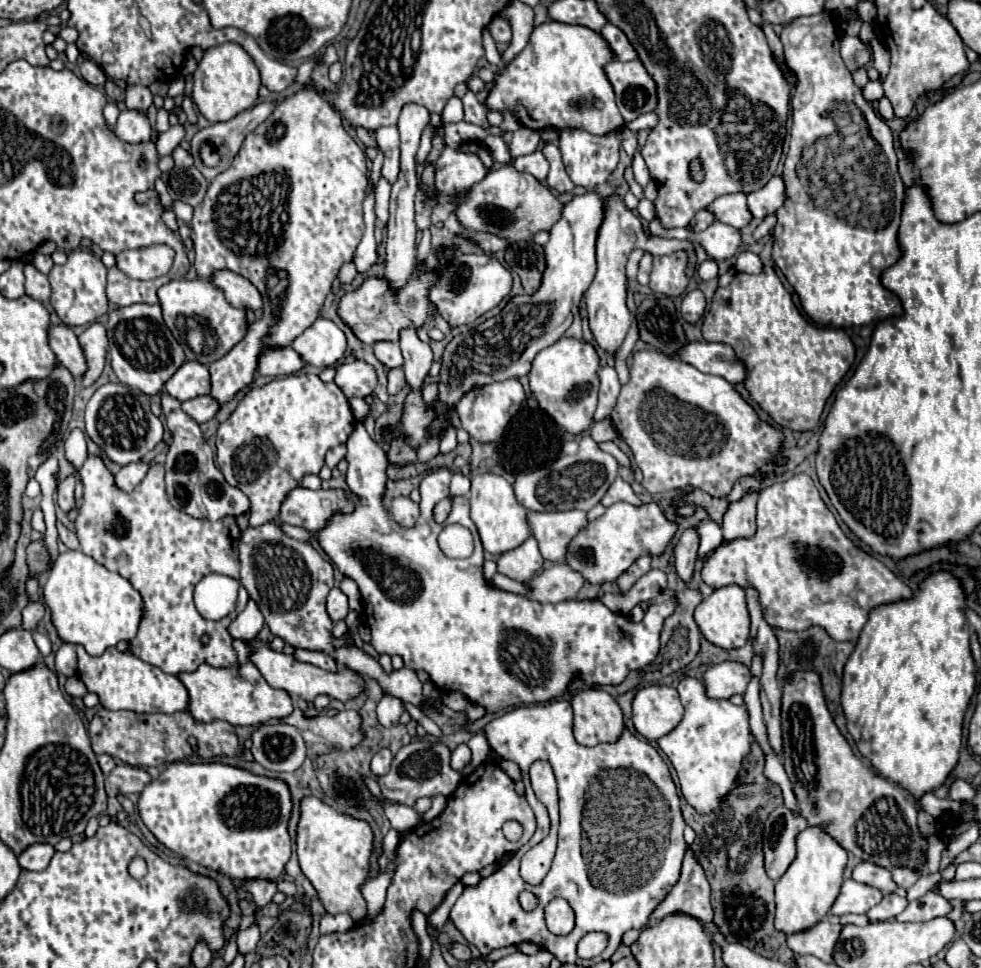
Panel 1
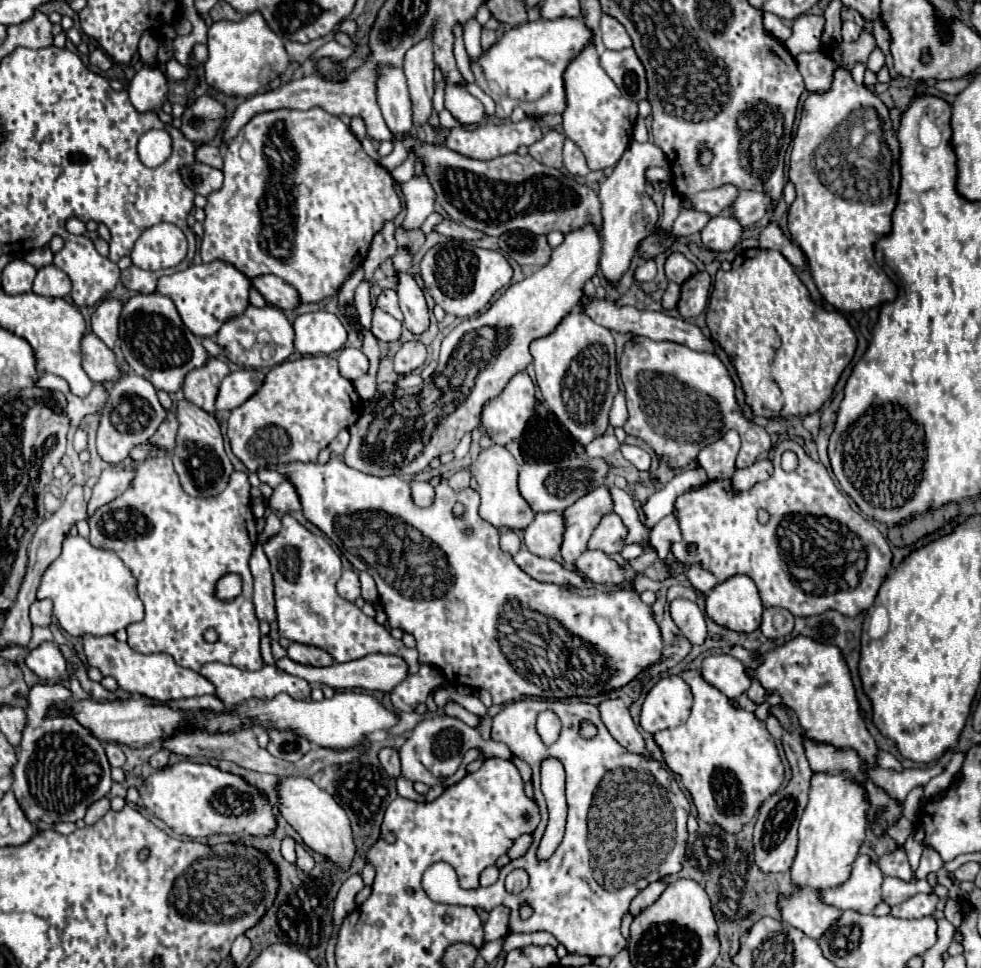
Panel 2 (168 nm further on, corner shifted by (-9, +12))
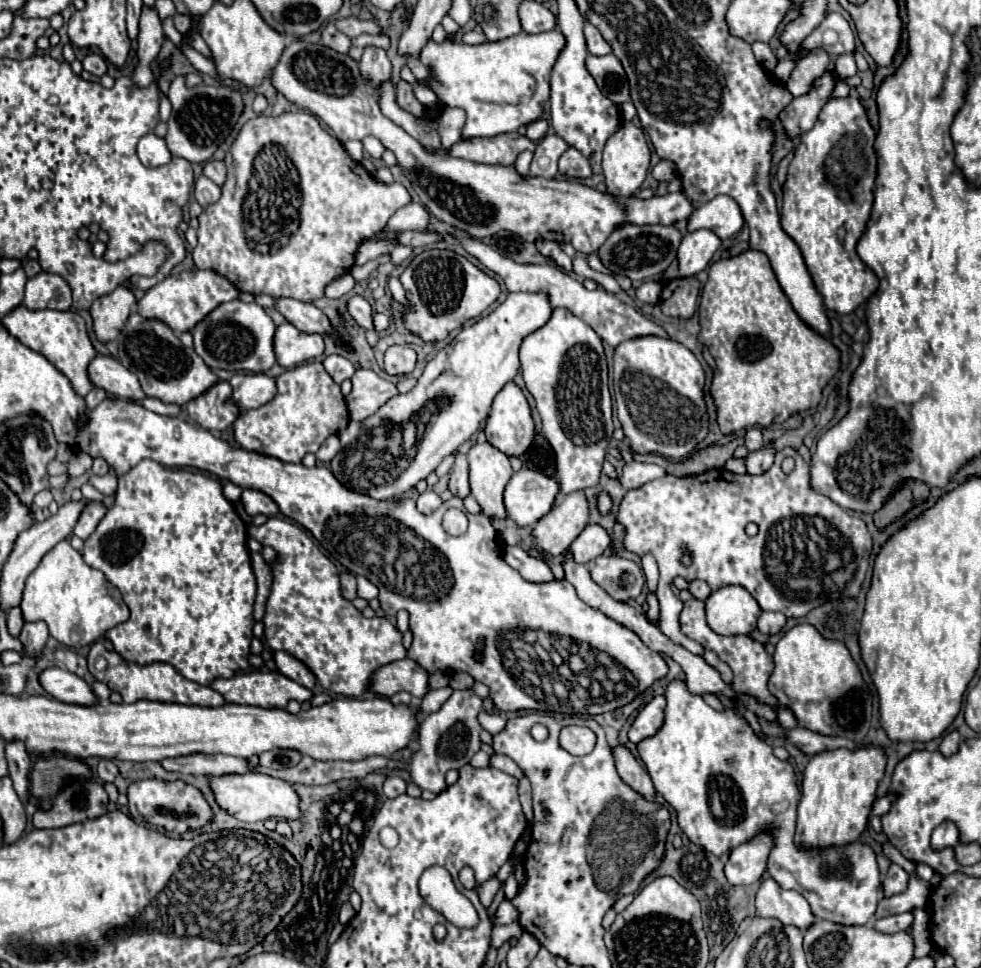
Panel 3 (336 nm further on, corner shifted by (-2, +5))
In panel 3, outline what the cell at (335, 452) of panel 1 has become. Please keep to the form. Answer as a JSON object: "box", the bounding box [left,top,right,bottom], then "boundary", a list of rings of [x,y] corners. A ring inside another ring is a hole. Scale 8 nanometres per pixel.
{"box":[316,435,340,465],"boundary":[[[336,435],[328,437],[328,439],[320,445],[320,449],[316,451],[316,459],[318,459],[318,463],[328,465],[328,463],[334,459],[334,455],[338,453],[338,449],[340,449],[340,441],[338,441],[338,437],[336,437]]]}

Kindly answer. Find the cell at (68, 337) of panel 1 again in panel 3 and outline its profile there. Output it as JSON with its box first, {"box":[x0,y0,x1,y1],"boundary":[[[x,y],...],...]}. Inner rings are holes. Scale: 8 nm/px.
{"box":[88,355,146,401],"boundary":[[[104,355],[94,357],[88,373],[90,373],[92,383],[96,387],[106,389],[110,395],[116,395],[120,399],[134,399],[134,401],[140,401],[146,397],[140,387],[138,377],[130,373],[114,357],[104,357]]]}

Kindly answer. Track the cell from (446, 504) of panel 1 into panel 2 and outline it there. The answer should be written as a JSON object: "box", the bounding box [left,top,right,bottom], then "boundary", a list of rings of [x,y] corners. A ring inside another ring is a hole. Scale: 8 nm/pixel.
{"box":[449,470,471,492],"boundary":[[[461,470],[461,472],[457,472],[457,474],[453,474],[453,476],[449,478],[449,486],[451,486],[455,492],[461,492],[463,488],[469,486],[469,478],[471,478],[471,474],[469,474],[467,470]]]}

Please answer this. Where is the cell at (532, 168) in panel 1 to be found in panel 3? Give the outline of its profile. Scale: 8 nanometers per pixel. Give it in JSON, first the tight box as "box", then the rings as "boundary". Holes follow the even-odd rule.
{"box":[530,135,570,179],"boundary":[[[546,135],[544,139],[538,141],[536,153],[530,165],[530,177],[544,177],[552,179],[556,175],[556,163],[558,157],[568,149],[570,145],[558,137],[558,135]]]}

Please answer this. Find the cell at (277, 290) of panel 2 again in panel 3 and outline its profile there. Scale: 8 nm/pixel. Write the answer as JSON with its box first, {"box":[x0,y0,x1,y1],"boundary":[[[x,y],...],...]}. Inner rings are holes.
{"box":[276,299,332,337],"boundary":[[[278,299],[276,309],[302,333],[318,333],[322,337],[332,333],[330,319],[312,303],[296,299]]]}

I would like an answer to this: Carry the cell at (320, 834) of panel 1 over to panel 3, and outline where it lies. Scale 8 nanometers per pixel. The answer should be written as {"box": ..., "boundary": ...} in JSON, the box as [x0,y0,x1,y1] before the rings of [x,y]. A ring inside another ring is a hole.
{"box":[208,773,300,821],"boundary":[[[250,773],[250,775],[210,775],[208,785],[216,797],[216,803],[232,817],[240,819],[240,821],[266,821],[270,817],[276,819],[298,819],[300,817],[300,801],[298,795],[294,793],[292,785],[282,781],[282,779],[274,779],[270,775],[262,775],[262,773]]]}

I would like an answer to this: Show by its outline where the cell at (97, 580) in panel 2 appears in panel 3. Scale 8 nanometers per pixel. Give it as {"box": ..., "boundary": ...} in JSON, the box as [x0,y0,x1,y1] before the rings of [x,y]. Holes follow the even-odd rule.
{"box":[20,541,128,649],"boundary":[[[60,541],[54,549],[50,549],[30,573],[22,593],[20,609],[24,621],[44,621],[50,629],[50,635],[58,643],[76,649],[96,643],[106,629],[112,629],[128,617],[128,607],[118,589],[106,581],[102,571],[88,567],[82,555],[74,551],[68,541]]]}

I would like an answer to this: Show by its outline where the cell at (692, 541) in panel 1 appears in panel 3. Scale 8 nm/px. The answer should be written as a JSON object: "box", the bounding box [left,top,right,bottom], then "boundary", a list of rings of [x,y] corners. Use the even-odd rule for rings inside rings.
{"box":[688,581,712,601],"boundary":[[[692,581],[692,583],[690,583],[690,587],[688,587],[688,591],[690,591],[696,599],[700,599],[700,601],[708,599],[708,595],[712,593],[712,591],[710,591],[710,587],[706,585],[706,581]]]}

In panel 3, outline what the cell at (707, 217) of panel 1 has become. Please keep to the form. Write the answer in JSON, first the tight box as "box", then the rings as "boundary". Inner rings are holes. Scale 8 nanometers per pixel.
{"box":[598,225,682,281],"boundary":[[[624,225],[616,229],[598,249],[598,257],[602,265],[612,275],[624,275],[632,281],[656,279],[660,277],[666,267],[676,259],[678,245],[682,241],[682,233],[676,227],[666,225]]]}

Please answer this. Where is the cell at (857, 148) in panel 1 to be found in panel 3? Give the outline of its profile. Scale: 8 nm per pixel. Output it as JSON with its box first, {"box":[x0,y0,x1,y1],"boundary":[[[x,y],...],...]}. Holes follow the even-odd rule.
{"box":[780,97,878,313],"boundary":[[[856,97],[830,99],[820,115],[816,125],[800,137],[800,145],[794,151],[794,159],[788,167],[784,181],[784,199],[780,221],[782,229],[796,241],[800,247],[808,273],[824,297],[824,305],[836,313],[852,313],[858,305],[868,301],[878,289],[878,277],[874,271],[862,263],[856,253],[856,243],[864,233],[866,221],[874,203],[874,181],[876,181],[876,153],[874,153],[874,129],[868,123],[866,111]]]}

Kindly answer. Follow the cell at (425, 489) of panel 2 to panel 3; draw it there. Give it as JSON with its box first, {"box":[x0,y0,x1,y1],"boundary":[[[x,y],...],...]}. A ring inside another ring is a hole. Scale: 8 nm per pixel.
{"box":[418,491,442,515],"boundary":[[[426,491],[426,493],[422,493],[420,497],[418,497],[418,511],[420,513],[424,513],[424,515],[430,515],[430,513],[434,513],[440,505],[442,505],[442,499],[440,499],[440,495],[436,495],[434,491]]]}

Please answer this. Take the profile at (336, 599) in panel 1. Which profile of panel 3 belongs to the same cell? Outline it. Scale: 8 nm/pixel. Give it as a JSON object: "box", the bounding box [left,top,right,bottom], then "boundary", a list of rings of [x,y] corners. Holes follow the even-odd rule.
{"box":[340,573,356,601],"boundary":[[[342,573],[340,575],[340,583],[342,583],[342,595],[348,601],[356,599],[356,577],[352,573]]]}

